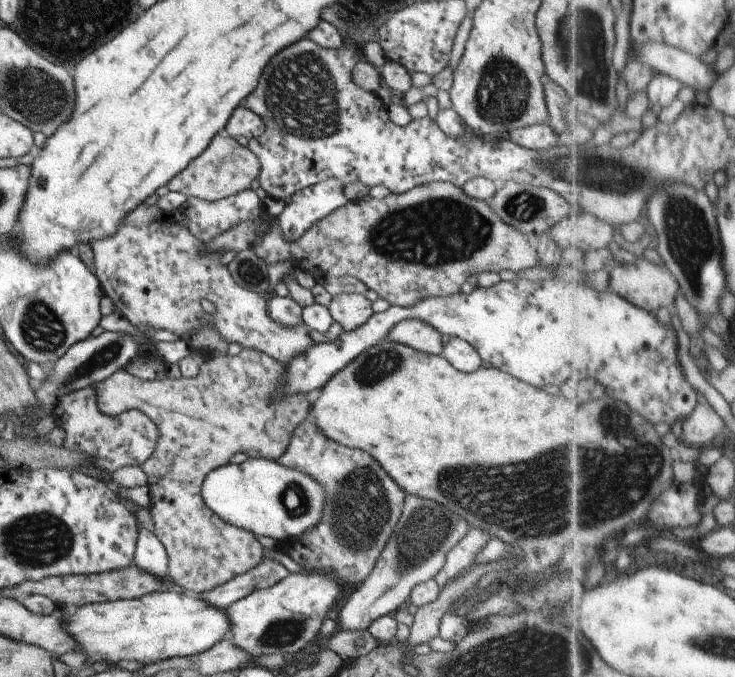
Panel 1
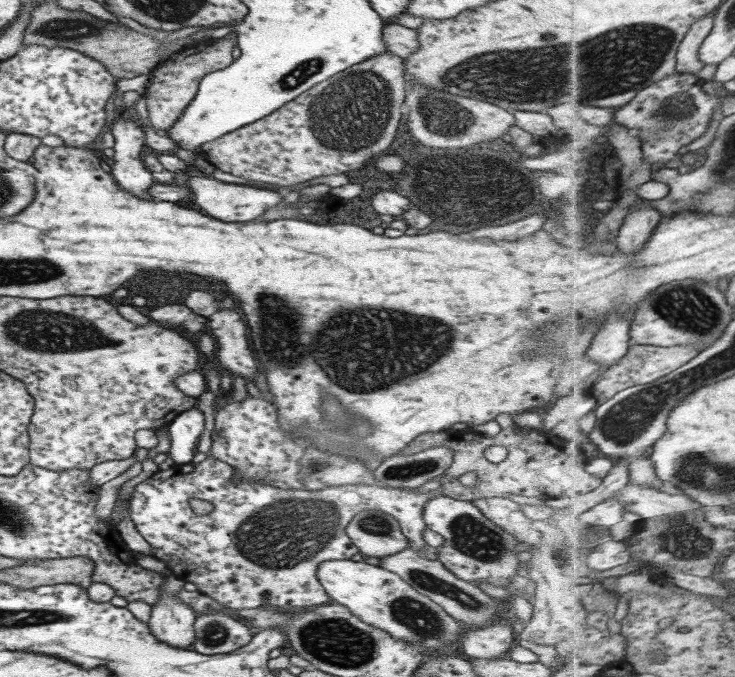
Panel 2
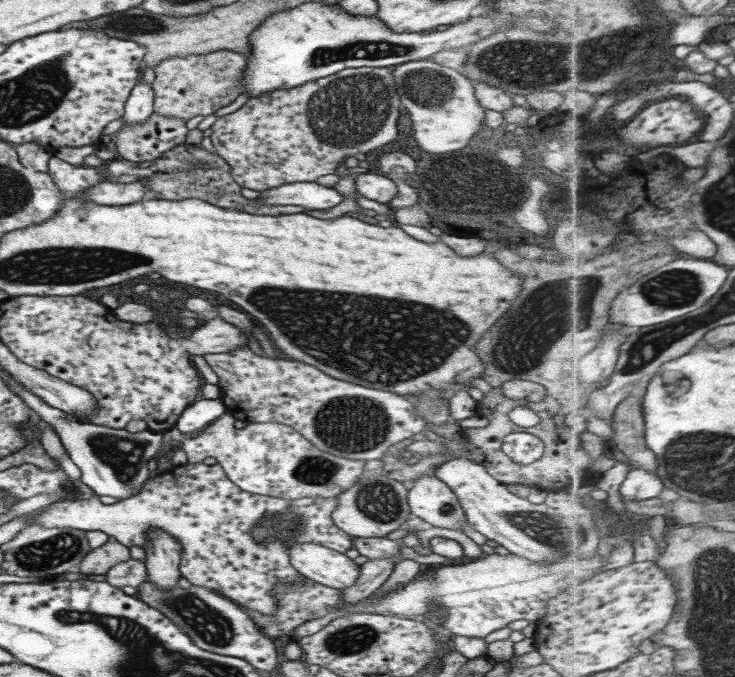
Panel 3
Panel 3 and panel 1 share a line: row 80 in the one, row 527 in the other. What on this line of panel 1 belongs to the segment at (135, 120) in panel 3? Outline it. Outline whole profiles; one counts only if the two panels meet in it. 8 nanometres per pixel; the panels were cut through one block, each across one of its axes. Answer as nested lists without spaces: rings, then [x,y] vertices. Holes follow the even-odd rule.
[[[142,527],[137,531],[132,562],[140,569],[153,573],[164,581],[167,578],[167,557],[164,546],[152,532]]]

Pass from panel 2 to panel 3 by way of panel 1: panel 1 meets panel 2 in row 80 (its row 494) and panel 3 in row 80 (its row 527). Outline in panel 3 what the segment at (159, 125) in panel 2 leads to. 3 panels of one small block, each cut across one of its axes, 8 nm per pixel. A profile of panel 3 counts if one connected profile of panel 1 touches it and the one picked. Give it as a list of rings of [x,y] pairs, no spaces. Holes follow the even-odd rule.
[[[215,50],[207,54],[189,54],[189,56],[179,56],[179,58],[165,58],[157,66],[152,68],[154,80],[150,84],[153,90],[152,112],[165,116],[165,118],[179,118],[186,122],[193,116],[203,118],[213,114],[219,108],[227,106],[236,96],[241,94],[239,90],[239,79],[245,67],[245,58],[242,54],[231,52],[231,50]]]

